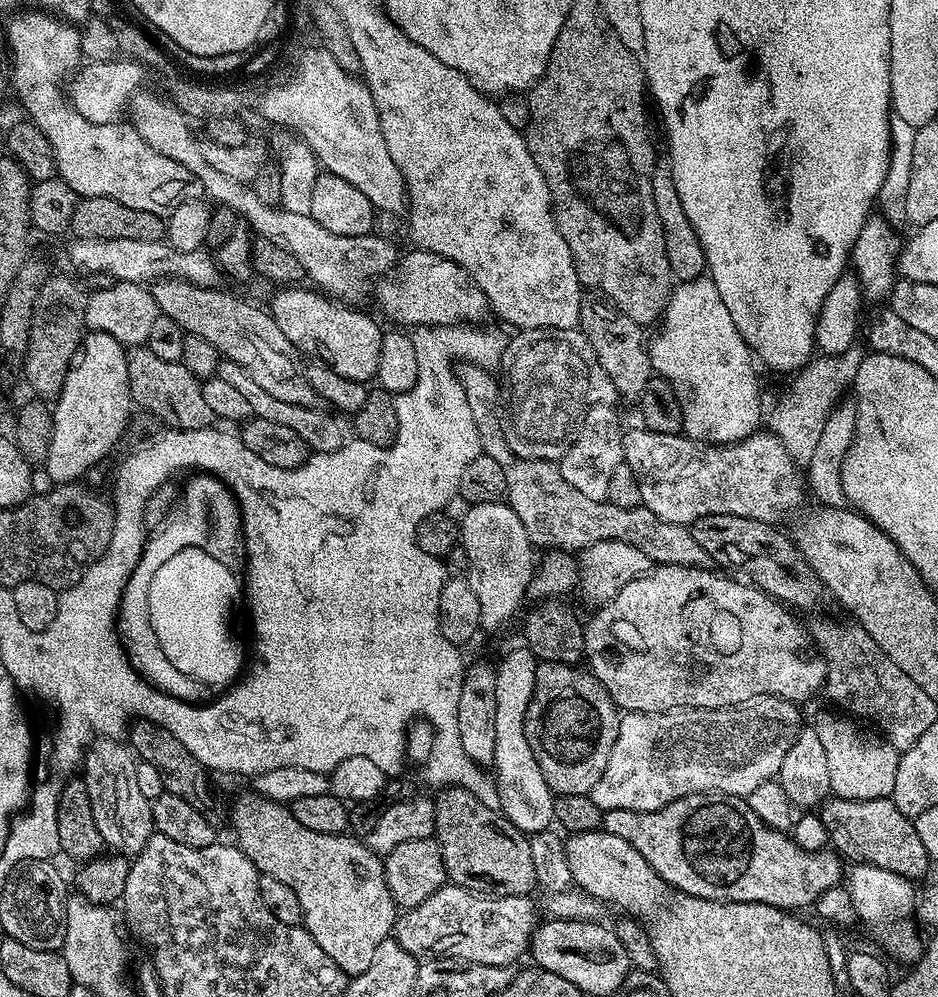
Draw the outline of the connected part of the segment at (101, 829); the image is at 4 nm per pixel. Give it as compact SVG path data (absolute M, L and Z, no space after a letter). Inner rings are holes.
M116 738L93 740L85 748L82 761L82 779L90 798L90 810L94 810L98 834L102 834L105 845L113 853L129 858L135 858L154 834L152 801L142 795L138 786L134 774L137 763L131 747Z

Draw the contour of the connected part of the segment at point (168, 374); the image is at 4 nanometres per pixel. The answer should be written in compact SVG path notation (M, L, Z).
M136 346L128 352L128 381L132 403L137 409L149 412L168 428L202 430L213 427L217 419L202 398L201 381L184 364L157 358L146 346Z

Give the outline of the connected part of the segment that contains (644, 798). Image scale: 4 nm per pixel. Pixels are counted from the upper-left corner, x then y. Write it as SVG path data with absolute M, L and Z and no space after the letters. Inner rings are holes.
M759 696L749 704L739 704L736 708L678 708L675 712L624 712L620 718L618 738L614 742L614 750L610 750L610 762L606 762L606 770L602 770L602 778L594 782L590 793L594 806L598 806L601 813L610 810L634 810L635 812L653 812L670 802L683 796L693 796L696 792L705 794L719 794L721 796L735 796L747 798L763 780L779 777L782 758L786 758L786 750L790 750L796 733L801 731L800 712L791 700L784 700L781 696Z

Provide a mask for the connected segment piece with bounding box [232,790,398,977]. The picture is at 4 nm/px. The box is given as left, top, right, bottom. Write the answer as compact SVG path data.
M248 790L245 796L240 796L233 802L232 828L236 831L236 837L234 837L236 847L243 850L246 858L250 858L250 862L254 862L256 869L265 876L278 878L278 882L286 882L286 886L290 886L290 890L294 890L294 894L298 896L298 906L302 906L302 910L304 911L302 927L311 934L314 942L318 942L318 946L322 946L322 950L326 950L326 954L330 954L332 961L349 977L362 974L362 970L366 970L366 966L370 966L370 961L374 959L374 950L378 950L378 946L382 946L382 942L393 935L398 919L398 905L390 894L388 883L384 877L383 859L373 852L363 839L357 838L355 835L341 834L335 836L334 834L318 834L318 830L306 830L306 826L302 826L302 822L298 822L298 818L294 818L289 805L267 800L266 797L260 796L254 790Z

